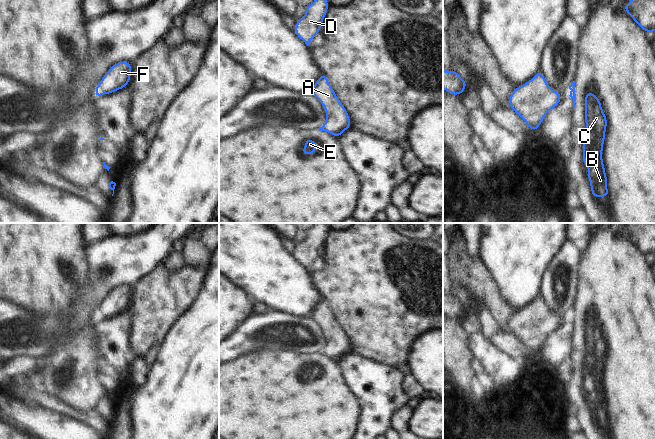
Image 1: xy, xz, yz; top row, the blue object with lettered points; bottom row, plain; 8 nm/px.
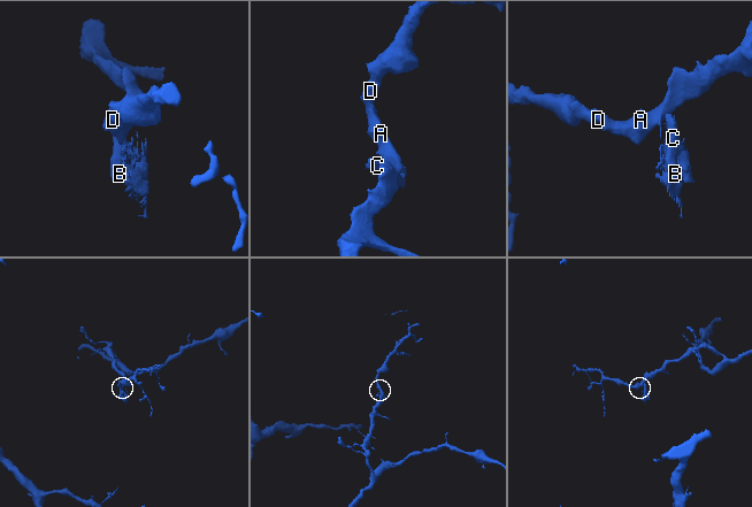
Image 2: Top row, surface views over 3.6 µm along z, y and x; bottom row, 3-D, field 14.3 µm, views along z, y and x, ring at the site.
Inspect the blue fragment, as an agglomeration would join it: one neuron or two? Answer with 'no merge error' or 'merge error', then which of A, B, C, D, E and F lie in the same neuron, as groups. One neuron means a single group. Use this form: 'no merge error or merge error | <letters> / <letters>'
merge error | A D F / B C E

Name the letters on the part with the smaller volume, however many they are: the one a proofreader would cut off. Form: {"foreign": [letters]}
{"foreign": ["B", "C", "E"]}

